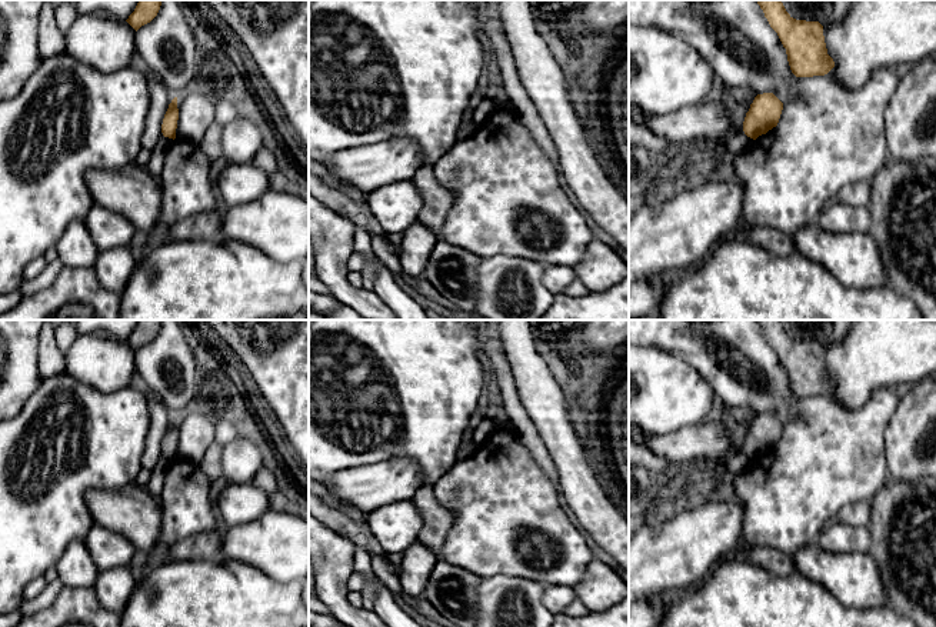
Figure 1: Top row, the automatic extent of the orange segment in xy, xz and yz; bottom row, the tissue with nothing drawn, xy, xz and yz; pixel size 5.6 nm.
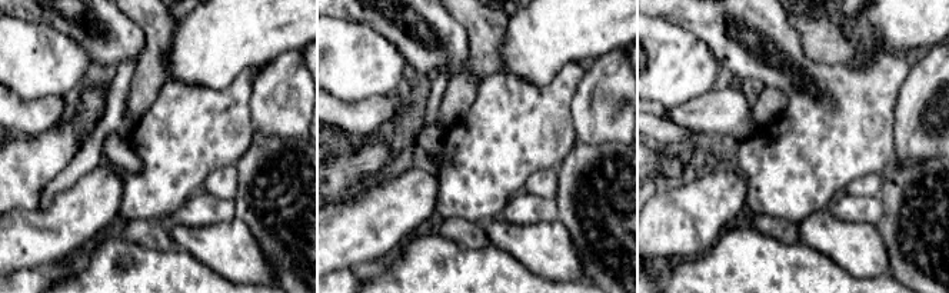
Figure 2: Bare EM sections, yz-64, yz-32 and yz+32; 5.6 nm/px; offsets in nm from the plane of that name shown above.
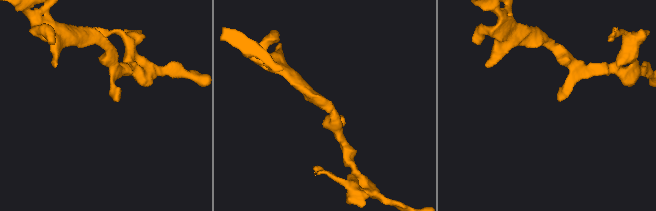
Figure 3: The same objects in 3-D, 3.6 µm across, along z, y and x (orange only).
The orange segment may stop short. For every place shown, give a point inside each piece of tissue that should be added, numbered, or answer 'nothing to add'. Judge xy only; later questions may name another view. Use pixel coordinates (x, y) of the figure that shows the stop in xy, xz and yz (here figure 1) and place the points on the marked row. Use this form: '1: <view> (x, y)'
nothing to add

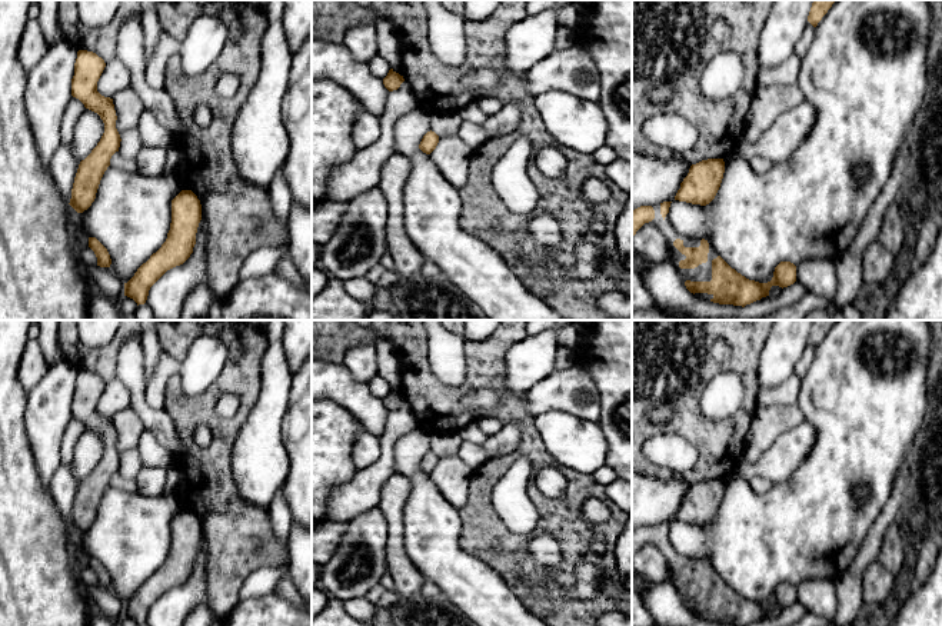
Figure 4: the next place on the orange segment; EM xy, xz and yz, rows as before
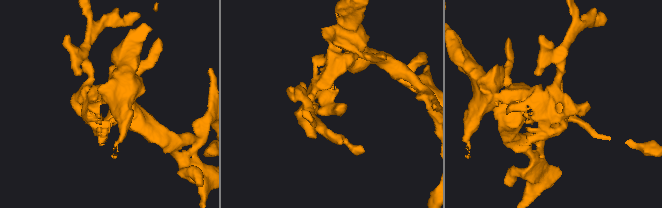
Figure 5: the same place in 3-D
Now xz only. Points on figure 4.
nothing to add

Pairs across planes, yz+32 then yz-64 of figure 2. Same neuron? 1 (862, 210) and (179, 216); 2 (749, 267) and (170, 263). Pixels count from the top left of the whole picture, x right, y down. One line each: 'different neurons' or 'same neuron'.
1: same neuron
2: same neuron

